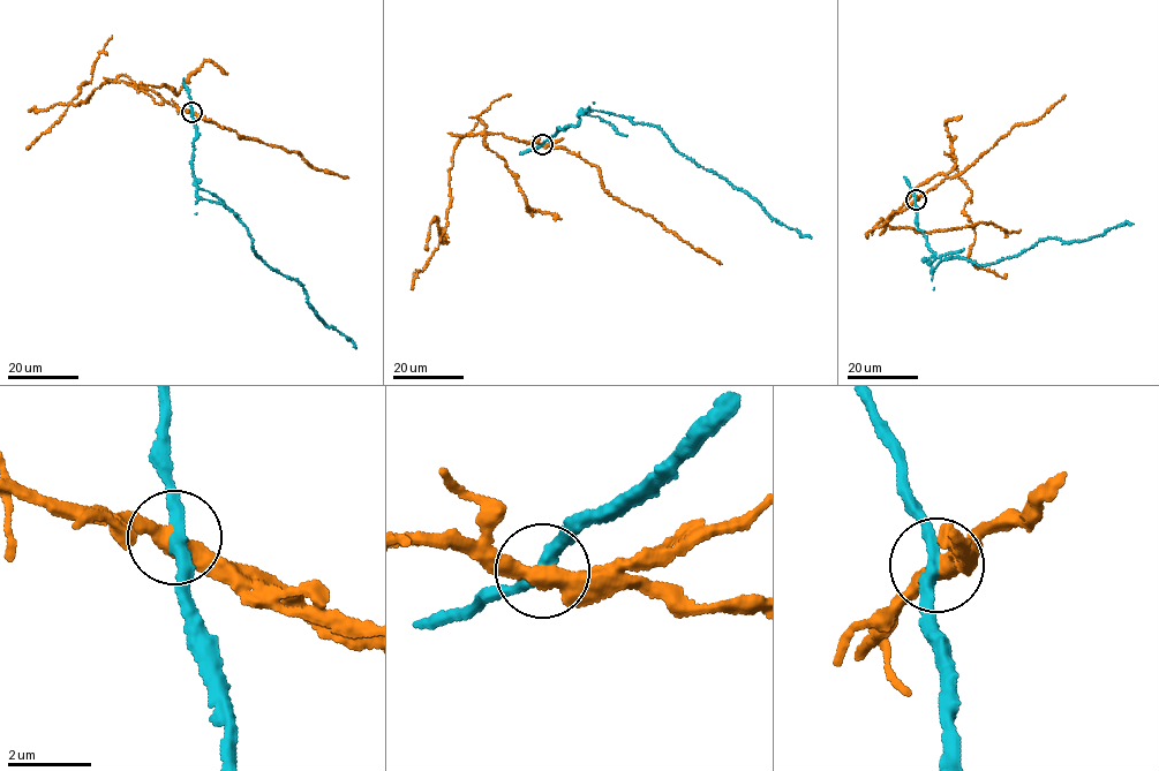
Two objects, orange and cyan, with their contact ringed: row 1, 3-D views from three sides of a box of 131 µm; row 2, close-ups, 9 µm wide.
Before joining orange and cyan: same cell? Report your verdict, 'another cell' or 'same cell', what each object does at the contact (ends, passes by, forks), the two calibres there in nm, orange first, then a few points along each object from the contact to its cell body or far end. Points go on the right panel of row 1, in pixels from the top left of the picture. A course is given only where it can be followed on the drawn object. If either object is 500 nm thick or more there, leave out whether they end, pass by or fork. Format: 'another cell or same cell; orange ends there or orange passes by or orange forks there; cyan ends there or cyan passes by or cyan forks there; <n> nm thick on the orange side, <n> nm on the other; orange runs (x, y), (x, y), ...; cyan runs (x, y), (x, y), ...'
another cell; orange passes by; cyan passes by; 440 nm thick on the orange side, 280 nm on the other; orange runs (916, 199), (875, 226), (882, 219), (893, 228), (931, 233), (975, 225), (964, 211), (971, 190), (943, 151); cyan runs (916, 199), (932, 271), (945, 258), (983, 265), (1041, 239), (1081, 241), (1133, 224)

